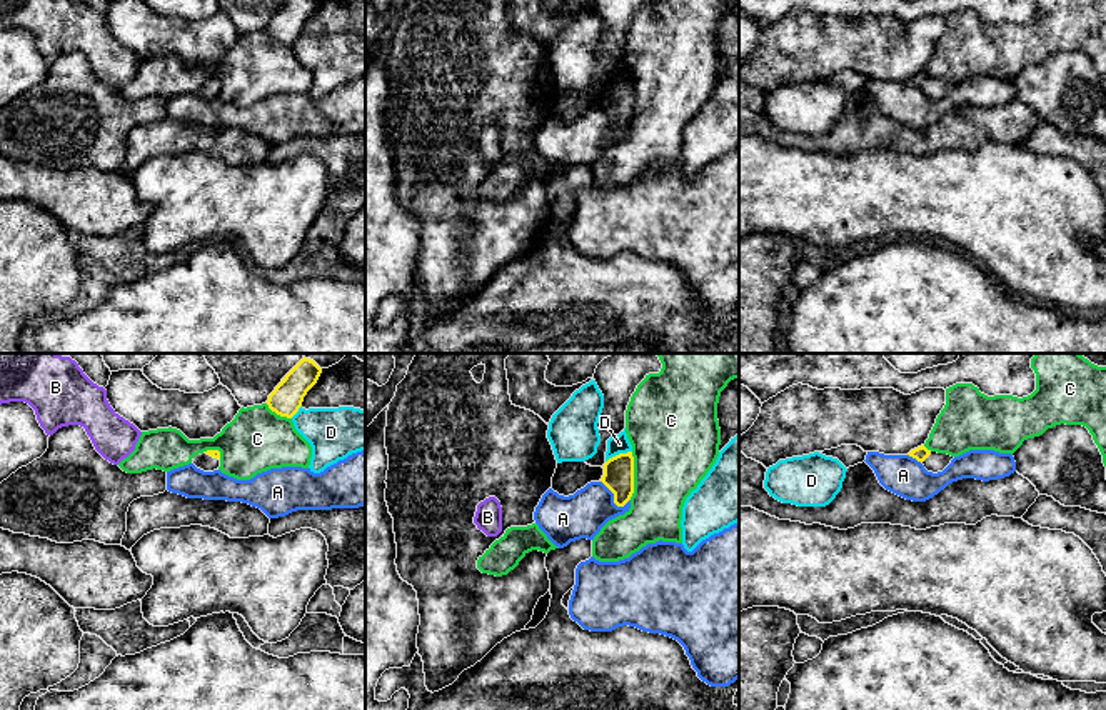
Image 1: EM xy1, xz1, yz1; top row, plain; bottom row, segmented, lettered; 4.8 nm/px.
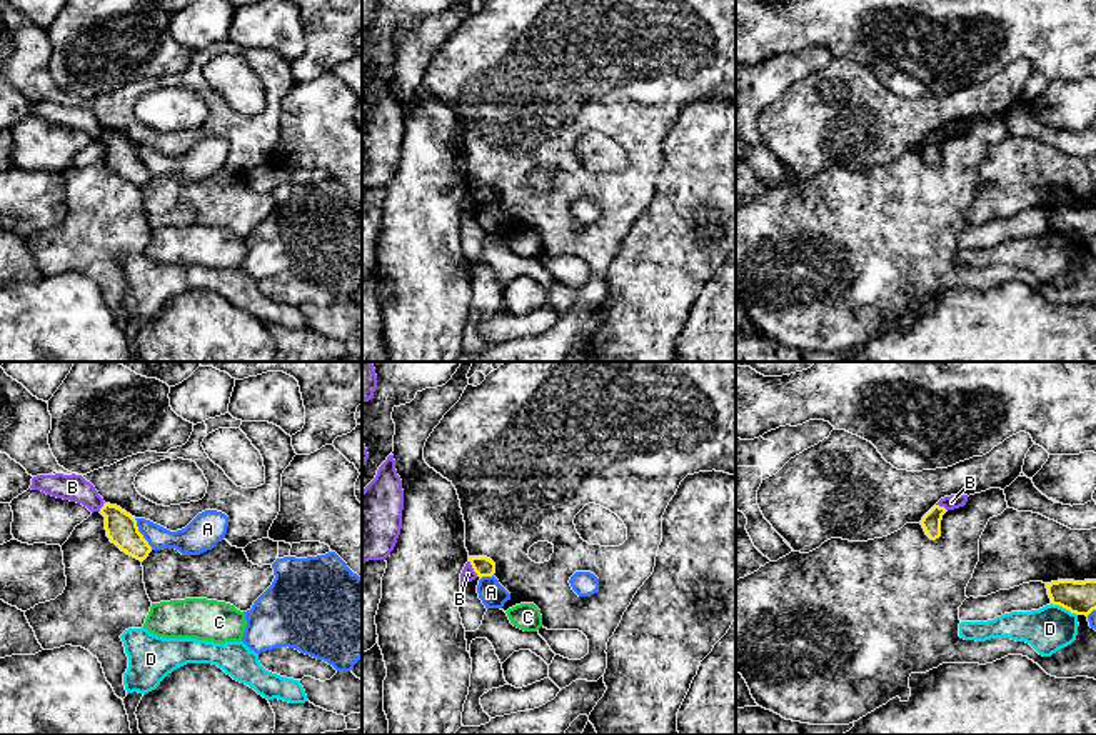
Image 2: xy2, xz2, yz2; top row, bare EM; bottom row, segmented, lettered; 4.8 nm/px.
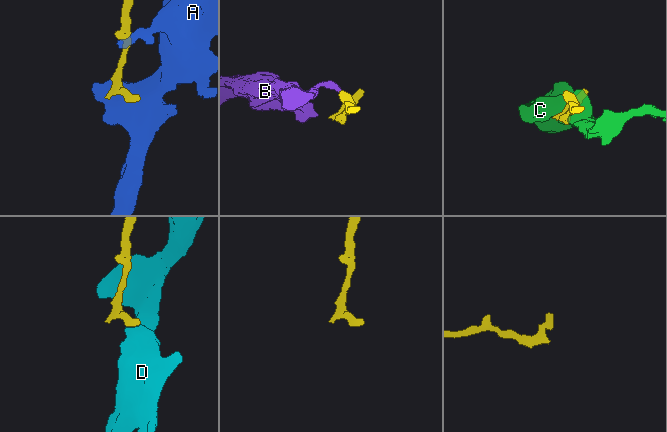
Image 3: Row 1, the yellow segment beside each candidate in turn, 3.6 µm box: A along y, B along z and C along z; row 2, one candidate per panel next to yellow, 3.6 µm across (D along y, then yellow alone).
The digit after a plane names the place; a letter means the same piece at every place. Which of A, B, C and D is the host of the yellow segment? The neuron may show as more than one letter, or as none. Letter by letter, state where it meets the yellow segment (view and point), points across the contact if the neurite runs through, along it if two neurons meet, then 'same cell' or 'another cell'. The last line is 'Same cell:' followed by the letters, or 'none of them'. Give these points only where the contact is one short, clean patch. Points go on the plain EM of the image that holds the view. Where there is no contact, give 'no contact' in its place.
A: contact xz1 (614, 125); another cell
B: contact xz2 (472, 194); border xz2 (469, 187), (477, 202); another cell
C: contact xz1 (633, 102); another cell
D: contact xz1 (619, 80); another cell
Same cell: none of them

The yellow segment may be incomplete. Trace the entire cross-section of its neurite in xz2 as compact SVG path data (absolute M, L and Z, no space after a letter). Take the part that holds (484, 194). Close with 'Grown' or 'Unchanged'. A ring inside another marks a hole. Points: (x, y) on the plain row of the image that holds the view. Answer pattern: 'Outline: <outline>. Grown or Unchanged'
Outline: M469 183L469 188L477 203L492 203L495 200L495 190L487 183Z. Unchanged

